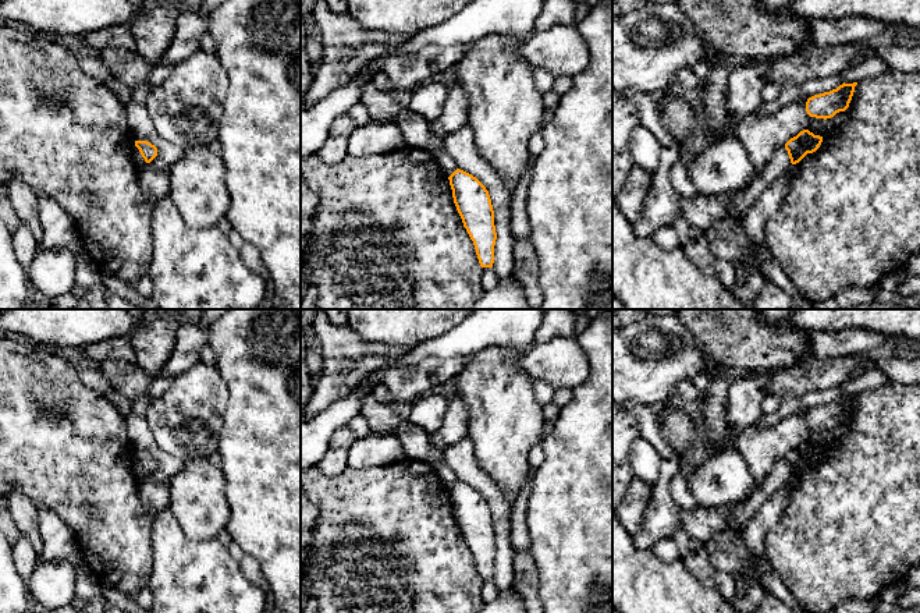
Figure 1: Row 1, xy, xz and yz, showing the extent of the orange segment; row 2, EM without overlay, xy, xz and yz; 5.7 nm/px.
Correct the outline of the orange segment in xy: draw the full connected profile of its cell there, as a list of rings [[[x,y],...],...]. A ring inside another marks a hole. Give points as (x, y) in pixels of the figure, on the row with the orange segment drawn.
[[[135,141],[135,146],[146,163],[150,163],[157,156],[157,148],[148,141]]]

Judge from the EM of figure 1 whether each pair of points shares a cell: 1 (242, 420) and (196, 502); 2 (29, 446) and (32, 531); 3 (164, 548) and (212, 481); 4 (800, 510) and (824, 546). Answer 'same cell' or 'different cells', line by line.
1: different cells
2: different cells
3: different cells
4: same cell

